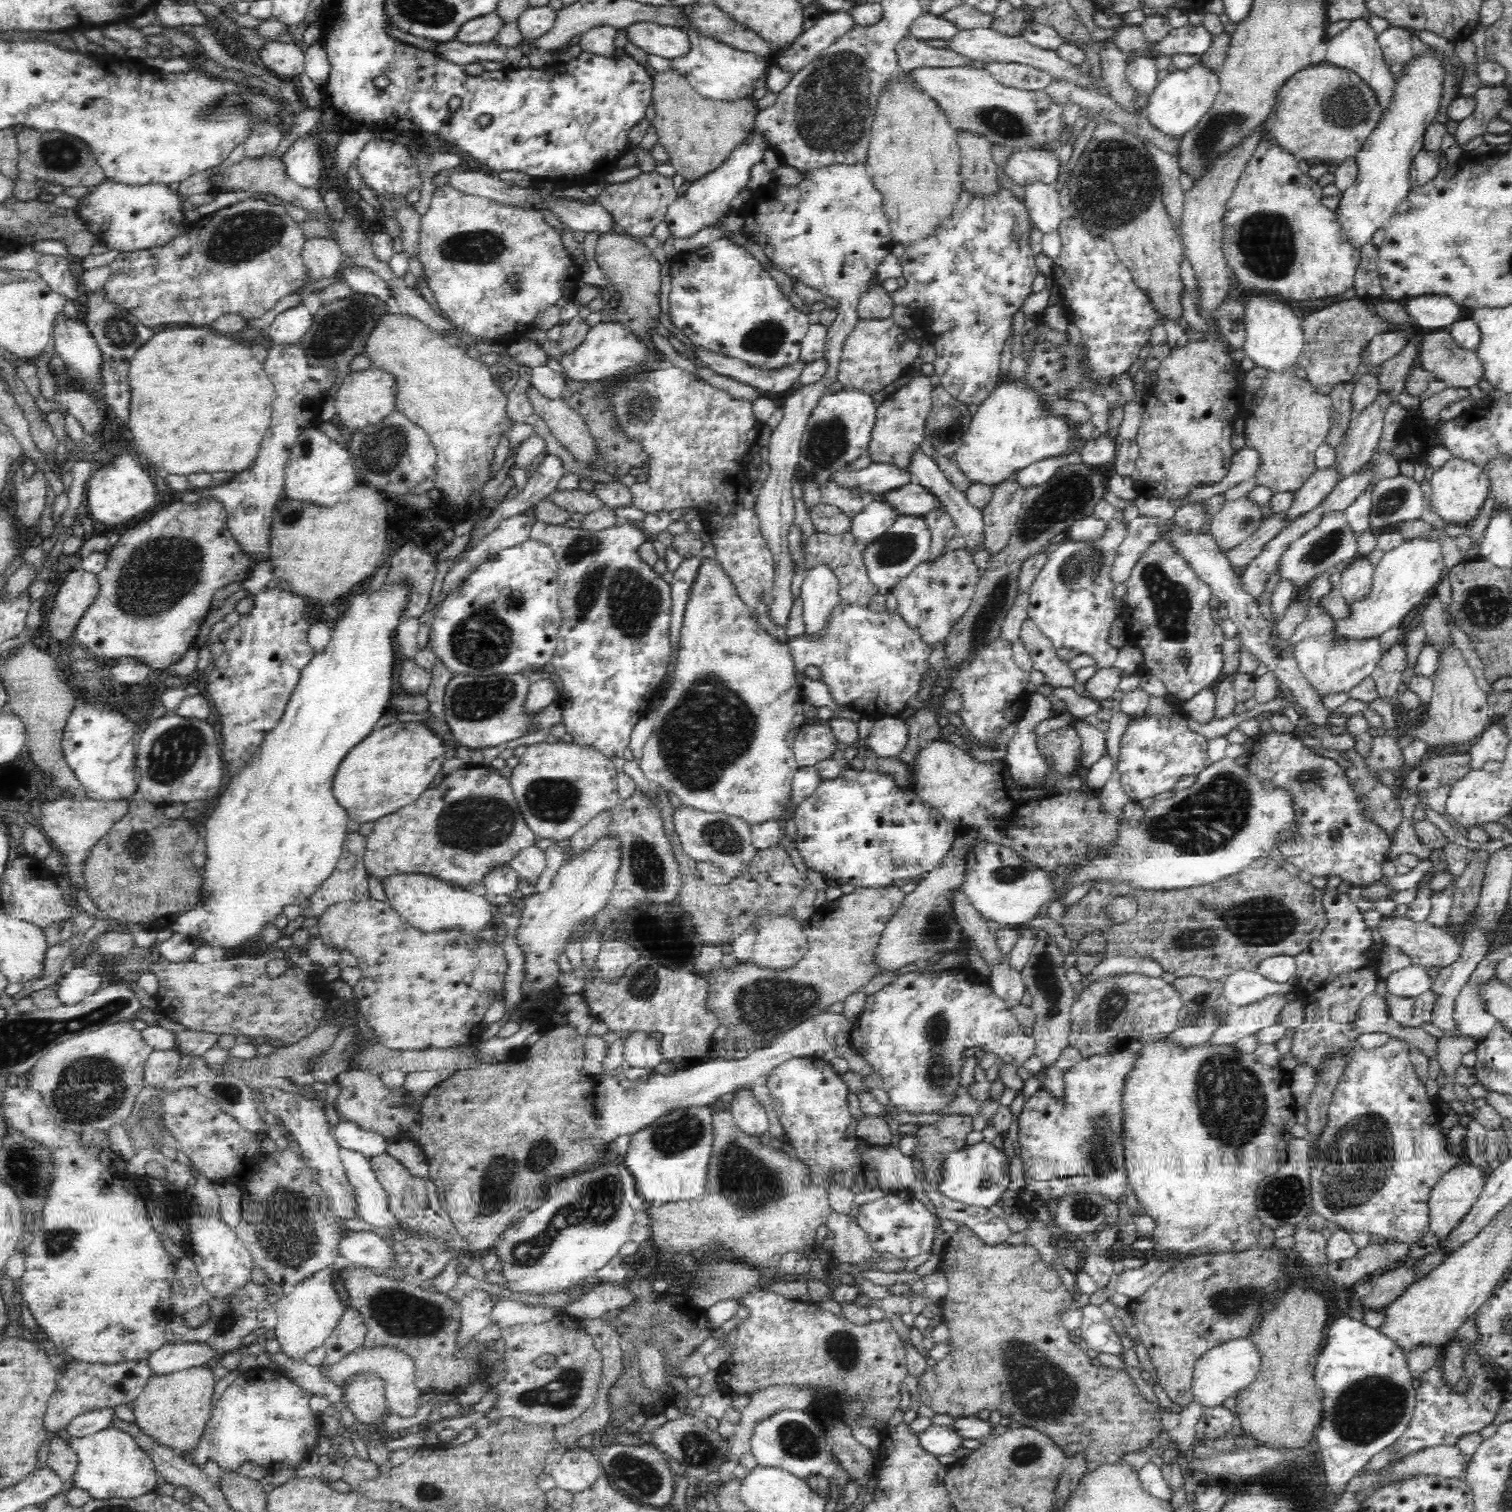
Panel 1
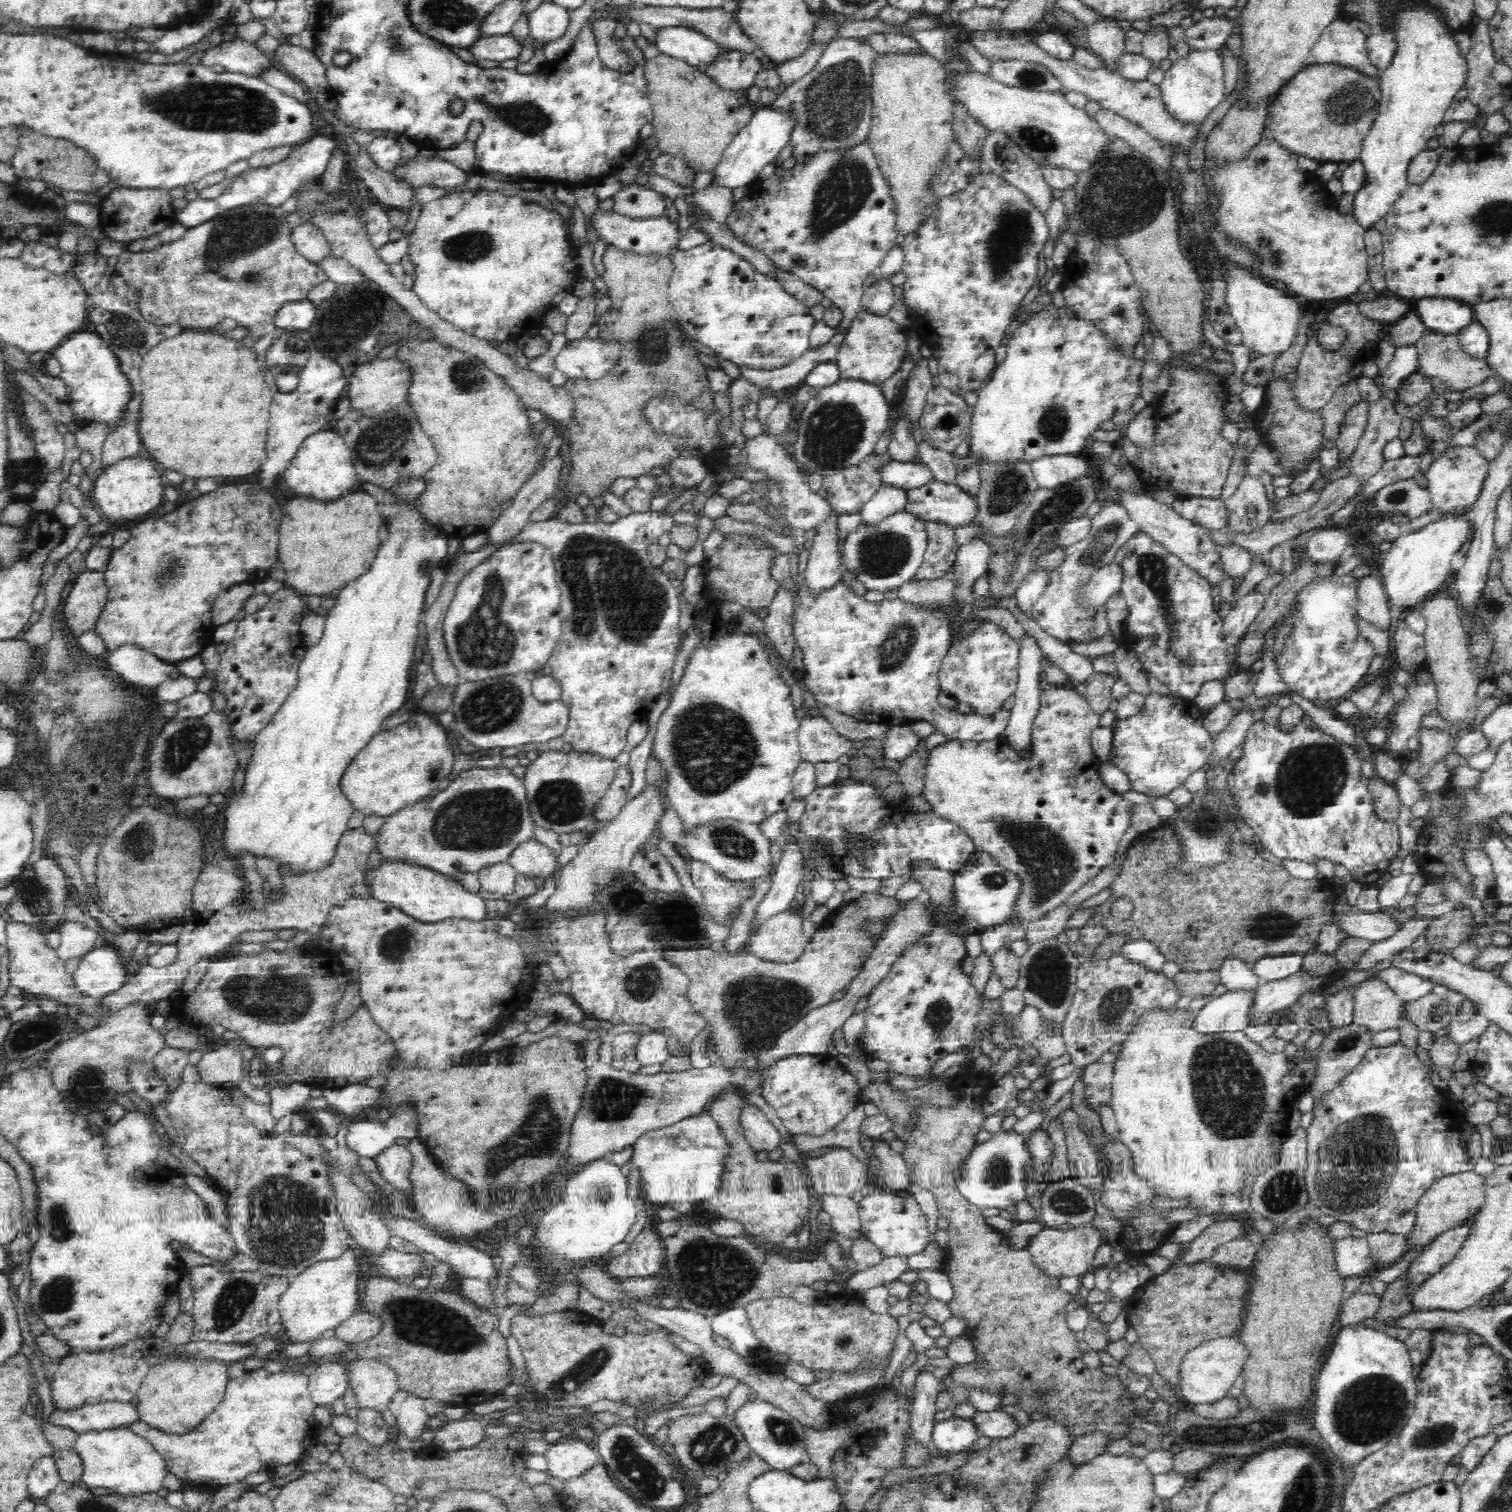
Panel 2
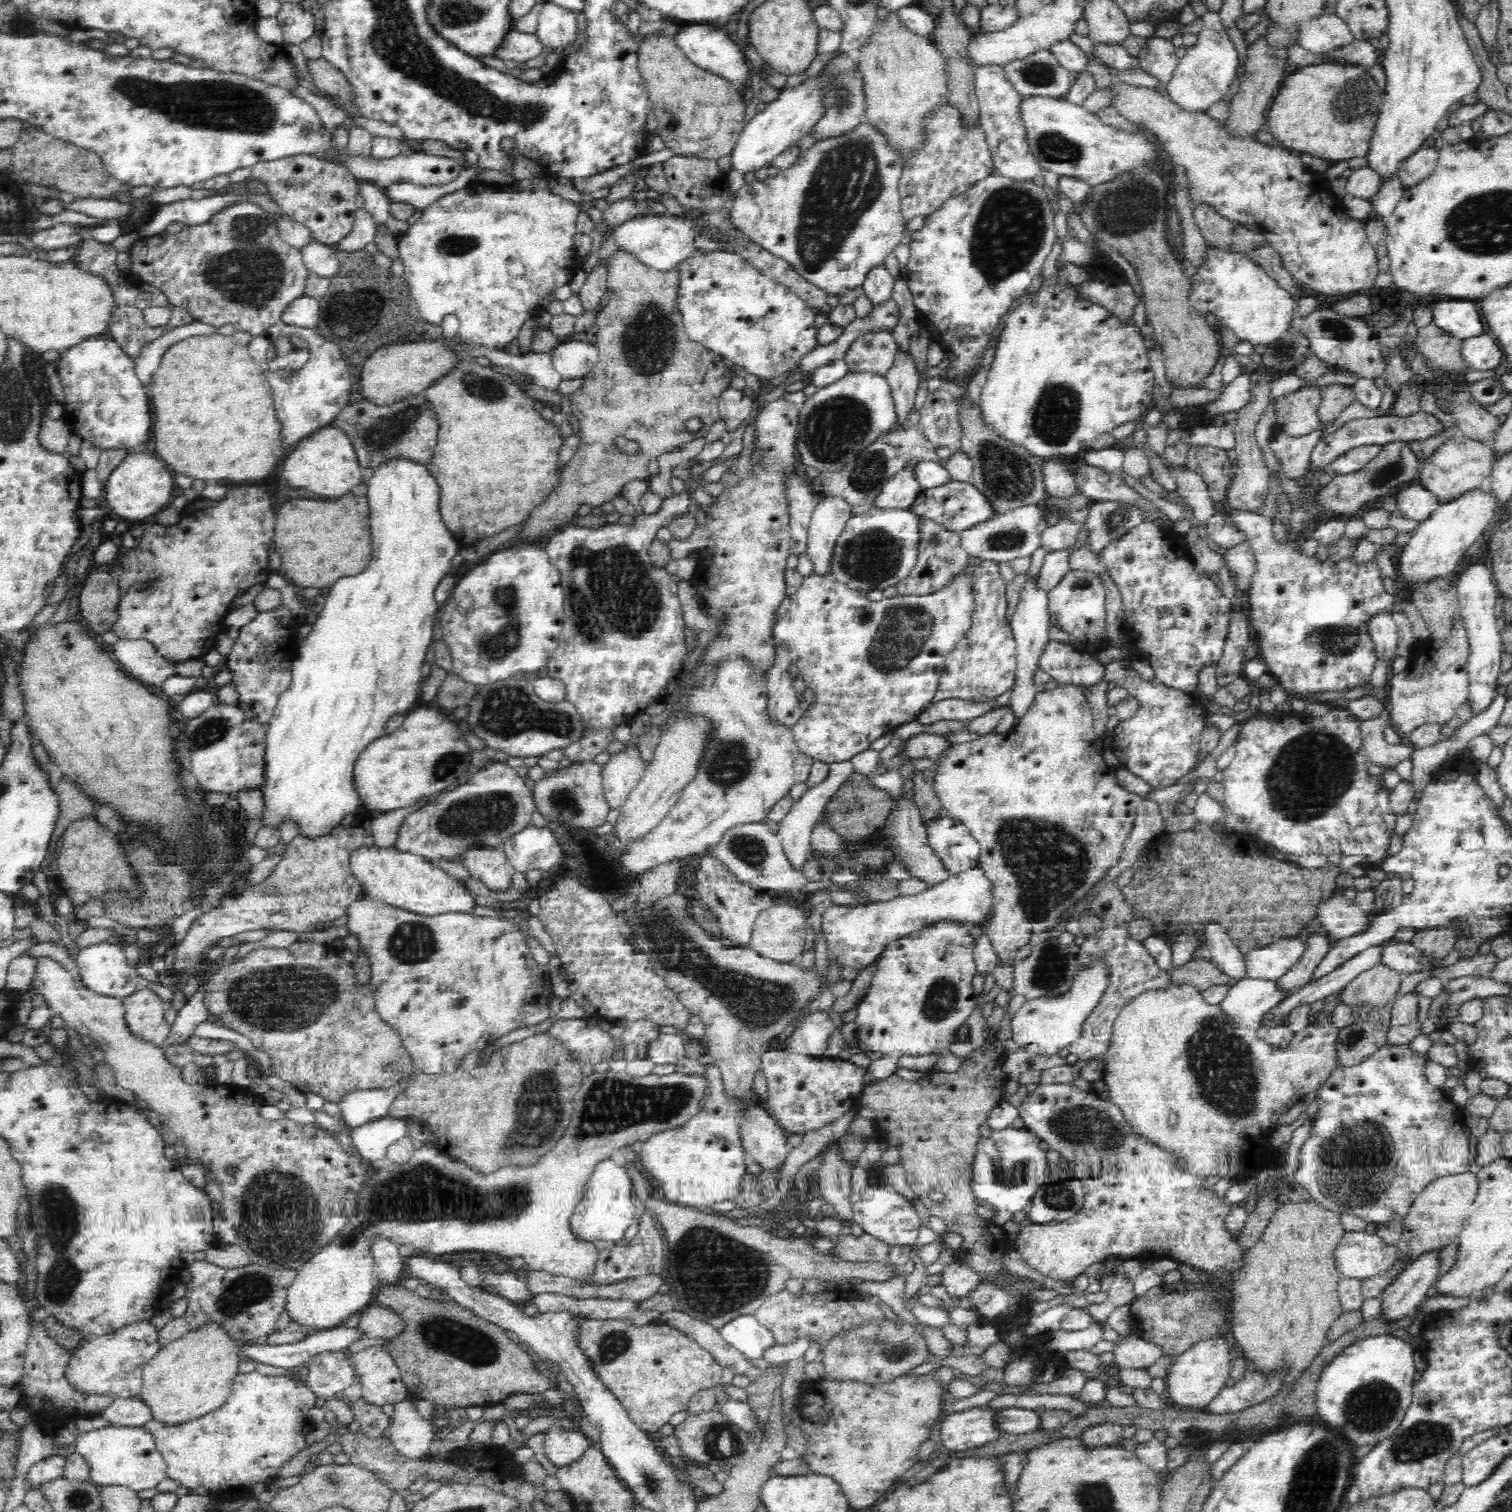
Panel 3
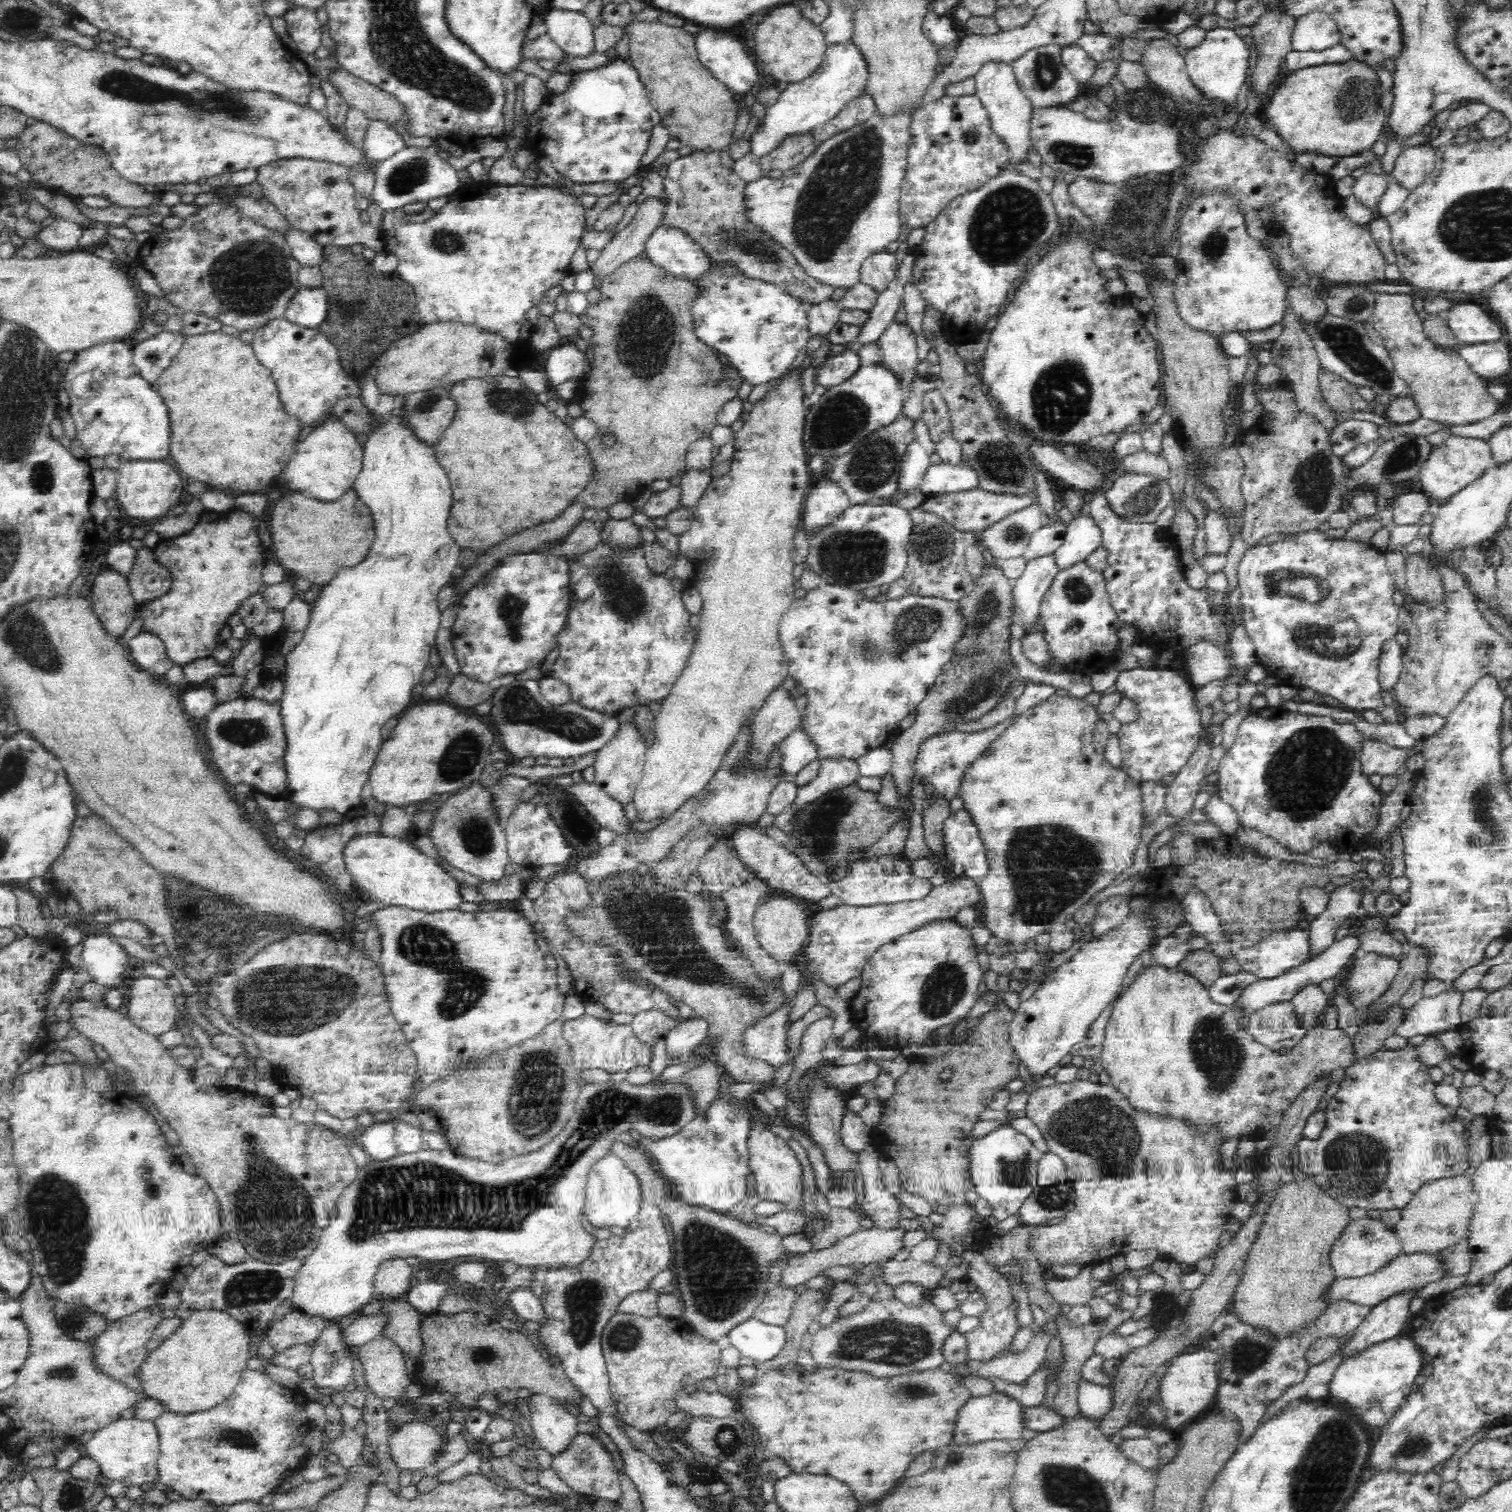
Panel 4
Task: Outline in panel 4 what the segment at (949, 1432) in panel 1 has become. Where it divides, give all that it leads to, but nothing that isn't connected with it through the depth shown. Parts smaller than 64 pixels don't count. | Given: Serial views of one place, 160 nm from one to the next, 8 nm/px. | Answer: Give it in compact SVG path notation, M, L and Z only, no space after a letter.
M998 1391L988 1394L988 1396L972 1397L958 1412L953 1442L977 1443L986 1439L1006 1439L1009 1441L1028 1436L1027 1430L1024 1428L1022 1408L1020 1401Z

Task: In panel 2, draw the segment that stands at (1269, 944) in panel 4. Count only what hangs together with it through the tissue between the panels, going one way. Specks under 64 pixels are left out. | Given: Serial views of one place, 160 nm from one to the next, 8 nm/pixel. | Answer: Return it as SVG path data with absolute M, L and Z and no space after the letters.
M1303 953L1266 955L1250 964L1261 983L1286 978L1302 968Z

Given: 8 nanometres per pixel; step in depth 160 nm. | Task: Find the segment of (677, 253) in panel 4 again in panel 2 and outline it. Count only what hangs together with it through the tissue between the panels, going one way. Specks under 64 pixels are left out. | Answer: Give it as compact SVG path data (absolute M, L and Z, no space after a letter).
M598 207L592 216L592 226L607 245L614 245L620 251L633 252L636 256L668 256L680 246L682 240L678 223L663 215L640 219L616 211L602 212Z

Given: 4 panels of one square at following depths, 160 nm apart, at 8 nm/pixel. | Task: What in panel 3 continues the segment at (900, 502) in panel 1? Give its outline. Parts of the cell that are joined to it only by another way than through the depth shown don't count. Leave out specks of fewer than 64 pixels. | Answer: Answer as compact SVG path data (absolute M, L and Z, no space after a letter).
M952 480L944 486L938 486L938 488L922 489L909 509L919 517L929 518L945 526L949 531L957 533L962 533L976 524L986 522L995 515L992 503L970 481Z

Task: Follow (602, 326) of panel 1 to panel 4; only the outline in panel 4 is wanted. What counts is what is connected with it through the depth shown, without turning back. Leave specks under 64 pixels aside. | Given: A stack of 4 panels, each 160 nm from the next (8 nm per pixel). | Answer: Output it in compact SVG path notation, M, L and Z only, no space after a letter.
M575 344L554 347L548 354L544 370L547 384L558 386L568 380L579 380L584 366L586 366L585 354Z

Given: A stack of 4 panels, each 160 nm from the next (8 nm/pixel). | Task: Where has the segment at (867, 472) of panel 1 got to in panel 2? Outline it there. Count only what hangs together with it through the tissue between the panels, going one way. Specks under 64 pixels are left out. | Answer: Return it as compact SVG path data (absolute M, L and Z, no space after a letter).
M892 460L882 470L882 482L897 487L904 487L906 490L919 489L932 482L934 475L928 465L912 463L910 461Z

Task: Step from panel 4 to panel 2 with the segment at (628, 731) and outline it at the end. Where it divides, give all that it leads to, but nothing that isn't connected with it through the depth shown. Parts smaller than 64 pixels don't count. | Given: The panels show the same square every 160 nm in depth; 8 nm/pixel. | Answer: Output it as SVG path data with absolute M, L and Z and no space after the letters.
M626 764L618 765L616 767L616 774L612 784L608 786L606 794L602 801L597 805L594 812L596 821L608 822L618 816L618 813L624 807L624 804L629 798L629 791L632 787L633 772L630 766Z

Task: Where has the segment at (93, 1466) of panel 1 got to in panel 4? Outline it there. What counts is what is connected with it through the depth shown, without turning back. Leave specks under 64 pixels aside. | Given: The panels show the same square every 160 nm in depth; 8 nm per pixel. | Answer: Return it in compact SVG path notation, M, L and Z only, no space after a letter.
M116 1419L101 1428L91 1440L84 1444L85 1456L94 1459L99 1465L102 1476L112 1481L130 1480L132 1485L140 1486L155 1481L158 1476L156 1466L159 1455L159 1434L154 1421L130 1419Z

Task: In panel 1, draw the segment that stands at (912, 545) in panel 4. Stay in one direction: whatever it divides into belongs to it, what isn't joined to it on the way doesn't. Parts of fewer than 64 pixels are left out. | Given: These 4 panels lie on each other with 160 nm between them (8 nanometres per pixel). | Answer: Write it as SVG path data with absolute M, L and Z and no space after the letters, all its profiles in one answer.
M944 509L934 510L924 518L926 526L931 532L931 547L926 561L936 562L945 553L946 544L952 540L954 535L958 534L957 528L953 518Z

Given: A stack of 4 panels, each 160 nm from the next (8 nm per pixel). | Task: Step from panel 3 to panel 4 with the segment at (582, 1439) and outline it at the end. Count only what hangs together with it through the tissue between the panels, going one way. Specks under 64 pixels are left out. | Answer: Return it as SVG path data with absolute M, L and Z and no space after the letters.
M531 1393L526 1402L530 1408L528 1423L538 1443L552 1456L563 1451L570 1439L579 1433L576 1430L576 1416L564 1407L563 1402L546 1394Z

